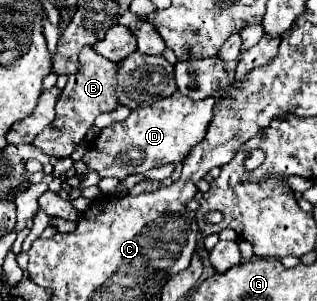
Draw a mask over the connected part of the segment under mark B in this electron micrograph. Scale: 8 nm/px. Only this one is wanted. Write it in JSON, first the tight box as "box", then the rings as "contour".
{"box":[32,60,118,158],"contour":[[[102,60],[102,66],[80,66],[78,72],[68,76],[68,84],[62,90],[58,102],[56,102],[56,118],[52,124],[48,124],[34,140],[32,144],[40,150],[44,150],[50,156],[66,158],[70,156],[78,144],[84,142],[88,128],[94,124],[94,118],[104,112],[112,112],[118,108],[116,102],[116,66],[110,60]]]}

